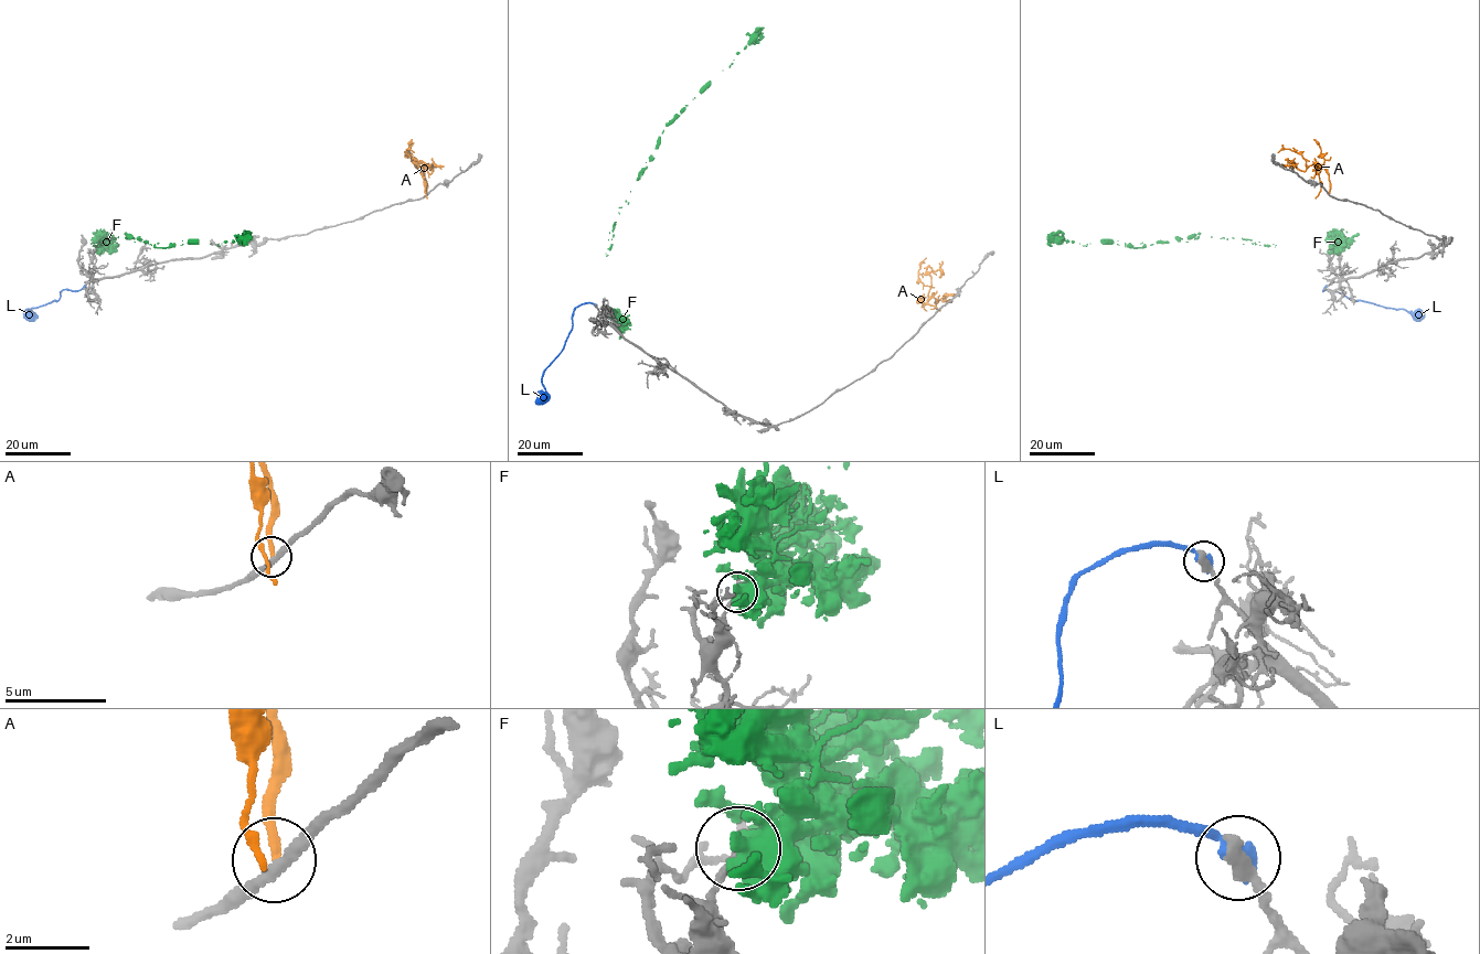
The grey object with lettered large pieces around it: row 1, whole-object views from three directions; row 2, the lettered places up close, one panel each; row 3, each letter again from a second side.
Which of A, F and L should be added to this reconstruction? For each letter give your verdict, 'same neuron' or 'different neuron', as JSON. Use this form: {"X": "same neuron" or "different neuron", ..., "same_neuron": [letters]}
{"A": "different neuron", "F": "different neuron", "L": "different neuron", "same_neuron": []}

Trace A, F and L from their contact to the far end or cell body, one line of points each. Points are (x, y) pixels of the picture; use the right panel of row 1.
A: (1329, 194), (1329, 173), (1322, 167), (1307, 165), (1294, 151), (1278, 152)
F: (1334, 249), (1324, 239), (1250, 240), (1199, 234), (1135, 247), (1100, 240), (1083, 245), (1046, 236)
L: (1326, 287), (1322, 290), (1340, 292), (1353, 300), (1404, 309), (1416, 317), (1424, 317)

